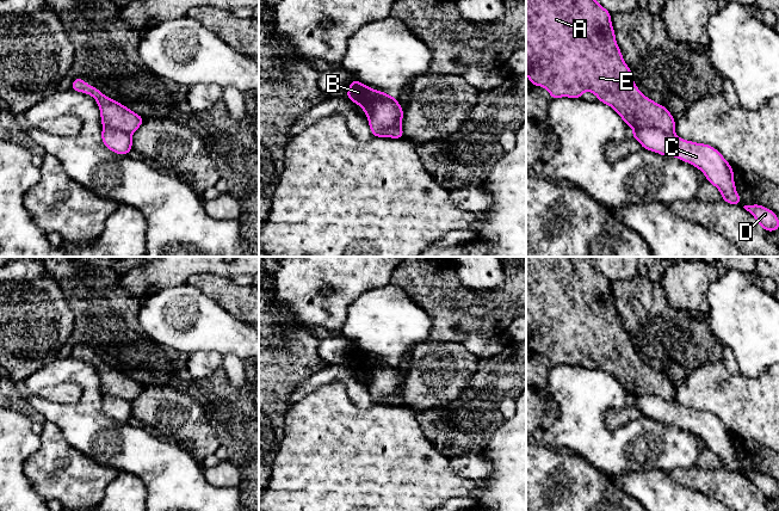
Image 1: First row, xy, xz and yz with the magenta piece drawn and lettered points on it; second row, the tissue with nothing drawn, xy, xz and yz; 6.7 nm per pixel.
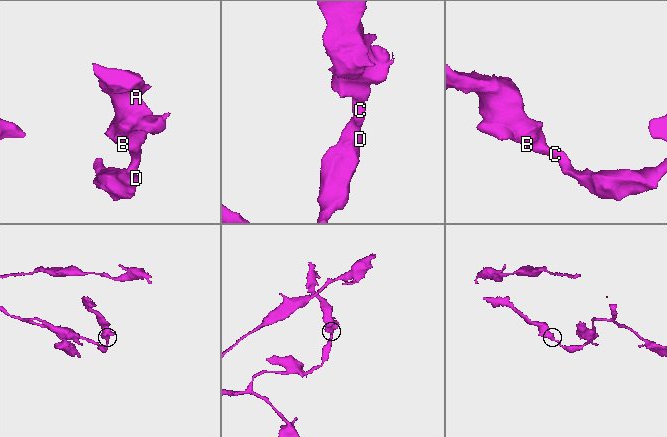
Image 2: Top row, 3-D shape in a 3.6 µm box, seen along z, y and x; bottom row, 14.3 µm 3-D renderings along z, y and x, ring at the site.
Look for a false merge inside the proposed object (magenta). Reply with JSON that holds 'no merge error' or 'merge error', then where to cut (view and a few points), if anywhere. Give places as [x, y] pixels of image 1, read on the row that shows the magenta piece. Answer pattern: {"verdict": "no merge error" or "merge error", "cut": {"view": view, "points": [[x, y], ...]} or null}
{"verdict": "merge error", "cut": {"view": "xz", "points": [[395, 98], [397, 118], [385, 131], [384, 136]]}}

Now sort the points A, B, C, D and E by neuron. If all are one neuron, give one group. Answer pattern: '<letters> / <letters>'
A B E / C D

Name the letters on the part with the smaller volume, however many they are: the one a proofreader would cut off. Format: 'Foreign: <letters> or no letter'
Foreign: A, B, E

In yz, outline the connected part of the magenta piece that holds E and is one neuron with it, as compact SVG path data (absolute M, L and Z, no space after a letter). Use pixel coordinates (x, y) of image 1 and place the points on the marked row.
M526 0L526 76L533 86L544 87L552 99L562 97L577 99L581 98L585 92L592 92L598 97L599 101L611 106L620 116L620 118L632 128L632 130L655 128L667 134L675 133L675 118L670 115L669 110L645 97L636 86L631 74L631 68L629 68L625 63L623 54L616 41L611 13L608 10L599 5L596 0Z

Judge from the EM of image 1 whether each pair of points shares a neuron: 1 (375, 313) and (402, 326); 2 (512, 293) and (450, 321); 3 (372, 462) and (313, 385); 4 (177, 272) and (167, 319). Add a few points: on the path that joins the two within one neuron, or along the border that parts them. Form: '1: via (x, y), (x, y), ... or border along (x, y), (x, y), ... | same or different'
1: via (382, 320), (385, 324), (395, 324) | same
2: via (496, 308), (490, 313), (465, 313) | same
3: border along (344, 383), (329, 382), (321, 385), (292, 404) | different
4: border along (184, 284), (161, 288), (147, 297) | different

